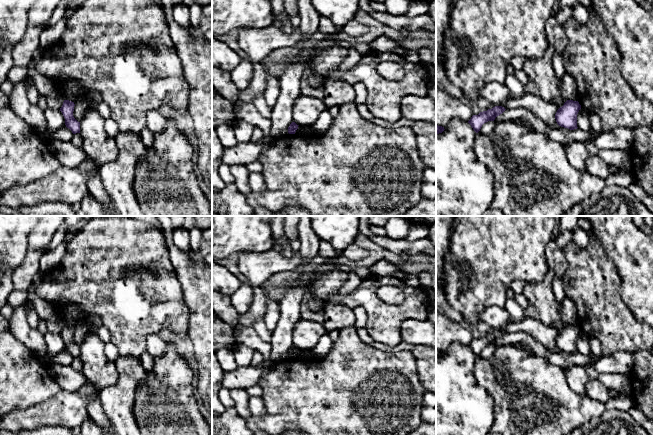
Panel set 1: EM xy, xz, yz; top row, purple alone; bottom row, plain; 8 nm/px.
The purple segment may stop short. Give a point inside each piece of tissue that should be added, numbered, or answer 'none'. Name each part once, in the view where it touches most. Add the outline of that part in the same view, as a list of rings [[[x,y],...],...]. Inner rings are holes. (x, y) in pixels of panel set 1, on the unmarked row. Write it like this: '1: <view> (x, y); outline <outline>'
none

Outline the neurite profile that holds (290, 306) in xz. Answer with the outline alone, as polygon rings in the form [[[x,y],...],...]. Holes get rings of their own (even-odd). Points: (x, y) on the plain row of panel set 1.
[[[304,278],[293,287],[286,290],[281,300],[279,321],[272,331],[271,360],[277,362],[288,357],[288,351],[293,346],[295,324],[301,320],[301,304],[307,296],[307,290],[312,282]]]

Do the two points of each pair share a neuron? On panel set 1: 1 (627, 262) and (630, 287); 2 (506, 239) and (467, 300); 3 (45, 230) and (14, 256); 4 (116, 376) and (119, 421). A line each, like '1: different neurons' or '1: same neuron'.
1: same neuron
2: same neuron
3: different neurons
4: same neuron

